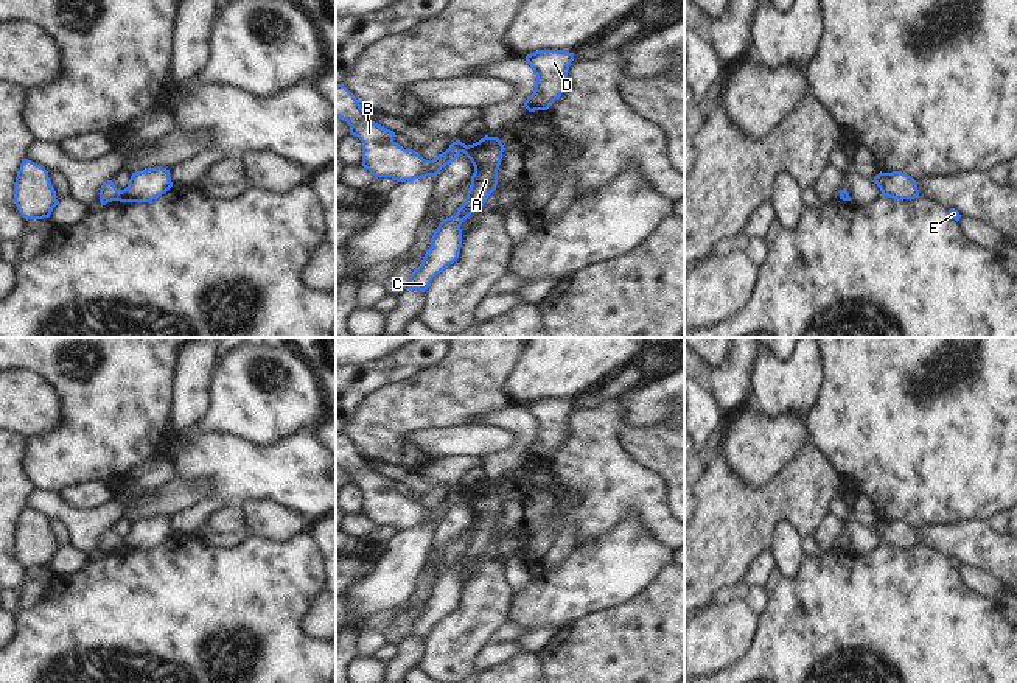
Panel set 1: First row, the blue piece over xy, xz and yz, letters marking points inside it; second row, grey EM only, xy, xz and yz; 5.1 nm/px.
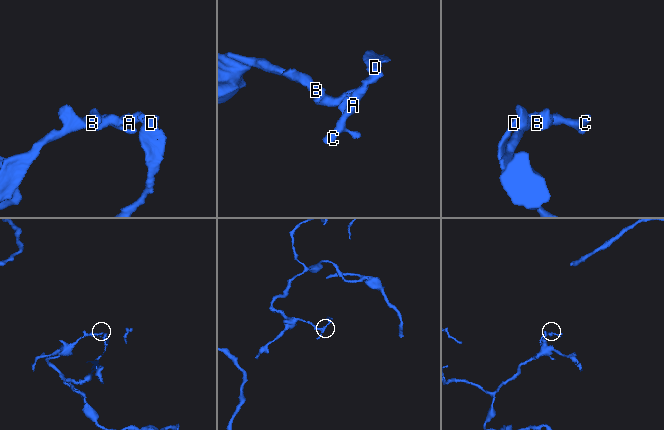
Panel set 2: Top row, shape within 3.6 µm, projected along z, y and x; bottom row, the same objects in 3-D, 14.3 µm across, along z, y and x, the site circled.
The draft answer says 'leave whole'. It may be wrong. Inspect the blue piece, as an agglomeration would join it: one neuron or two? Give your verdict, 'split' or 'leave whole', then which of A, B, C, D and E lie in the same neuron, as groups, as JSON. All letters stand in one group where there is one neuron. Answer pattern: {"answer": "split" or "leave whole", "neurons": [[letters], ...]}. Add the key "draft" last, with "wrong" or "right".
{"answer": "split", "neurons": [["A", "C", "D", "E"], ["B"]], "draft": "wrong"}

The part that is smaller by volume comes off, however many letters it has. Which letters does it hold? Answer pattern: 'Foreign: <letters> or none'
Foreign: A, C, D, E

